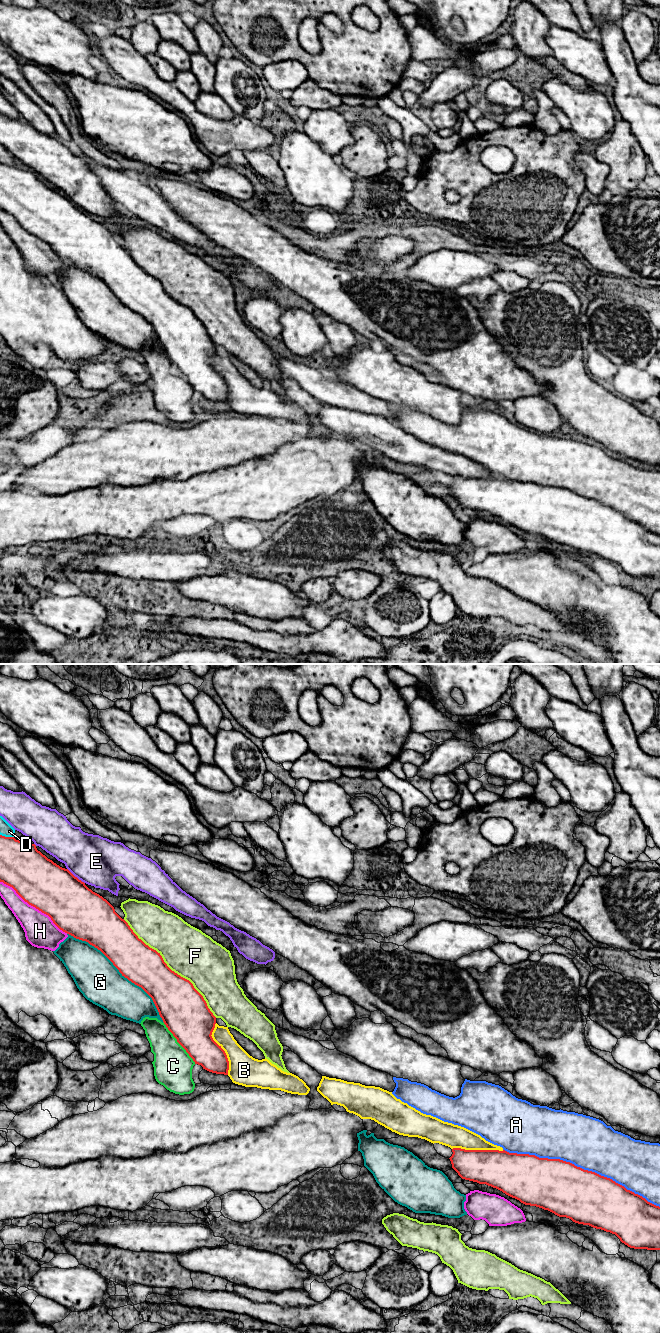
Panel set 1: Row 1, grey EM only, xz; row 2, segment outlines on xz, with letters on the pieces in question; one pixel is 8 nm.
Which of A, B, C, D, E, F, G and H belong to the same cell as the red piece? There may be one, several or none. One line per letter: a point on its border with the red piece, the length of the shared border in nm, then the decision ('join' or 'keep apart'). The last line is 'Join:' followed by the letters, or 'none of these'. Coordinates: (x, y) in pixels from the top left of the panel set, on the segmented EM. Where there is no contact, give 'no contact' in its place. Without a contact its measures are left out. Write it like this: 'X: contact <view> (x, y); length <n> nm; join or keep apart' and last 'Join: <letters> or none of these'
A: contact xz (581, 1168); length 1350 nm; keep apart
B: contact xz (222, 1049); length 420 nm; join
C: contact xz (177, 1041); length 440 nm; keep apart
D: contact xz (7, 837); length 110 nm; keep apart
E: contact xz (76, 877); length 190 nm; keep apart
F: contact xz (170, 969); length 1100 nm; keep apart
G: contact xz (120, 972); length 1050 nm; keep apart
H: contact xz (34, 906); length 700 nm; keep apart
Join: B

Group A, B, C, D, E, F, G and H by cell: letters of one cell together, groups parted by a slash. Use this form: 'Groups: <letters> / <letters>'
Groups: A / B / C / D / E / F / G H

